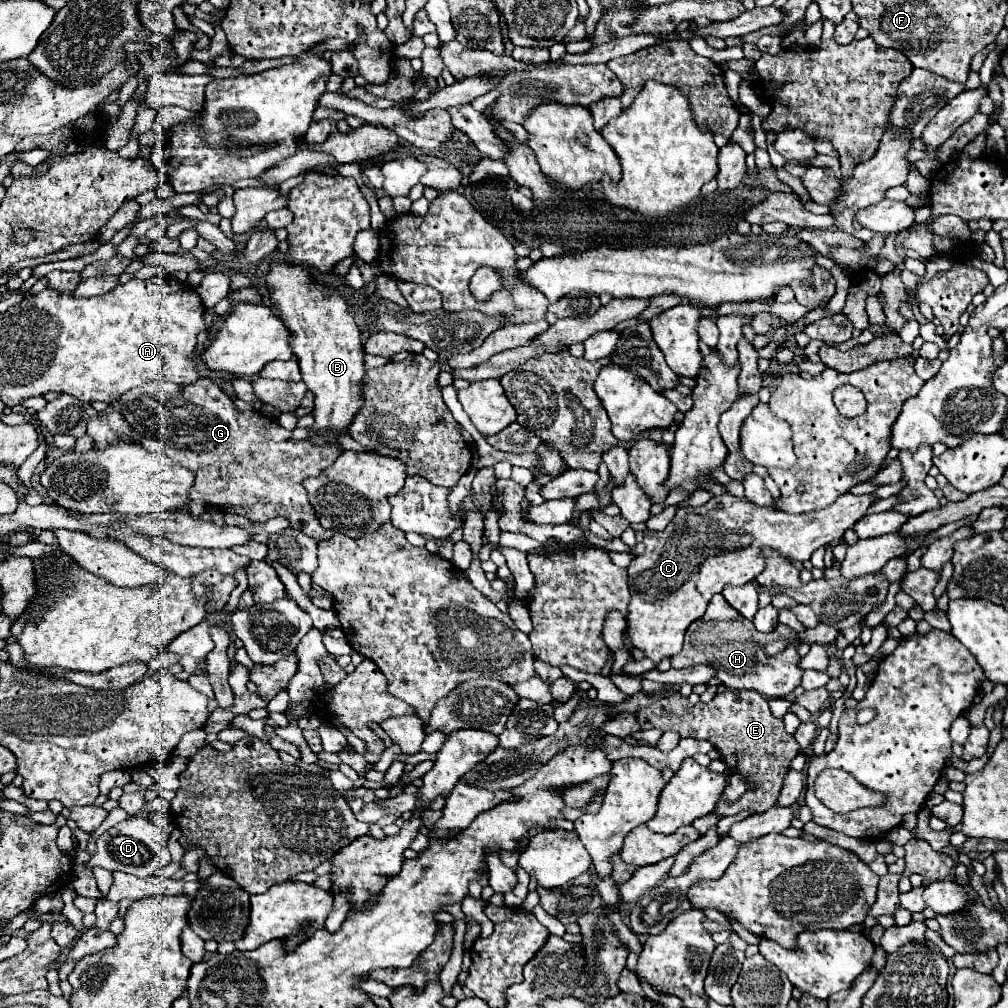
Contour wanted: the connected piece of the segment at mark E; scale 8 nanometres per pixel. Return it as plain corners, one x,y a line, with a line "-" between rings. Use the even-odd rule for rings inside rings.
723,688
723,692
719,692
709,704
703,704
703,702
691,704
685,696
675,692
669,698
663,698
659,702
655,702
653,706
639,710
637,720
641,724
641,730
649,730
649,728
659,728
663,732
675,730
687,738
711,742
721,752
723,762
733,772
737,772
747,784
751,780
759,784
759,788
755,792
749,790
735,804
723,802
723,796
721,796
715,812
719,812
723,816
733,816
733,814
739,814
741,810
749,810
749,808
753,808
757,812
765,812
765,810
773,808
779,798
783,778
789,772
789,762
801,750
795,736
785,732
783,720
779,720
771,714
767,700
759,692
753,692
753,690

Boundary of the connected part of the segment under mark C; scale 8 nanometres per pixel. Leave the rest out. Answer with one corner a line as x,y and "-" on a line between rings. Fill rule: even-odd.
725,492
713,496
703,506
679,508
663,532
647,530
643,534
645,552
633,558
627,568
631,604
625,636
653,664
679,654
685,630
705,614
713,594
723,592
727,584
741,586
751,582
763,570
765,560
761,550
765,546
777,550
787,560
807,562
817,548
839,542
843,532
853,528
875,502
873,494
843,494
823,510
787,514
755,506
745,498

